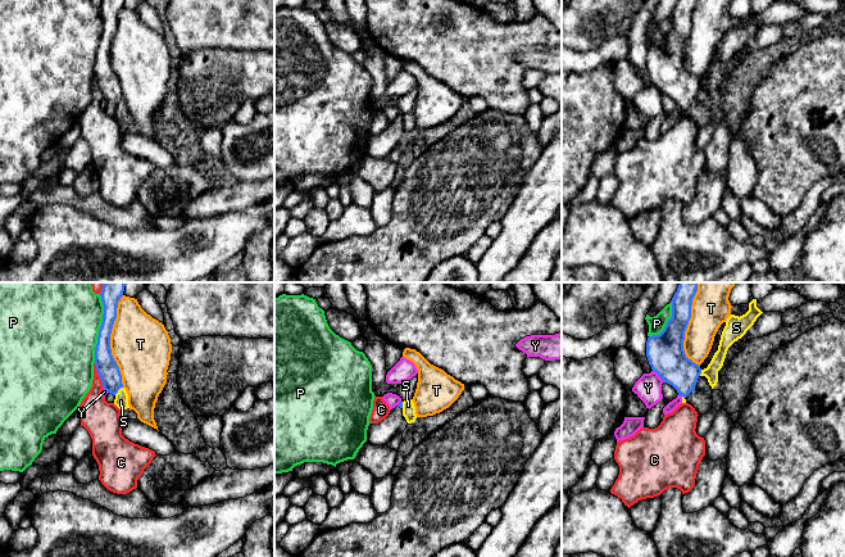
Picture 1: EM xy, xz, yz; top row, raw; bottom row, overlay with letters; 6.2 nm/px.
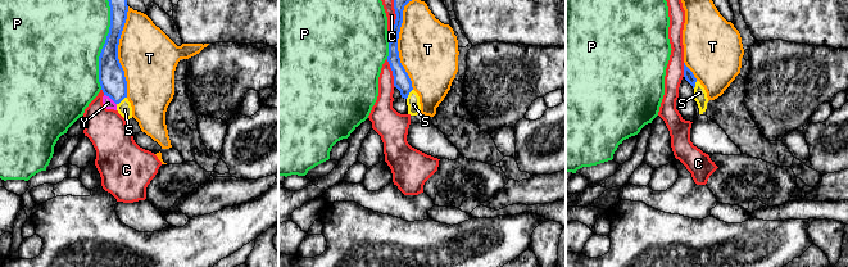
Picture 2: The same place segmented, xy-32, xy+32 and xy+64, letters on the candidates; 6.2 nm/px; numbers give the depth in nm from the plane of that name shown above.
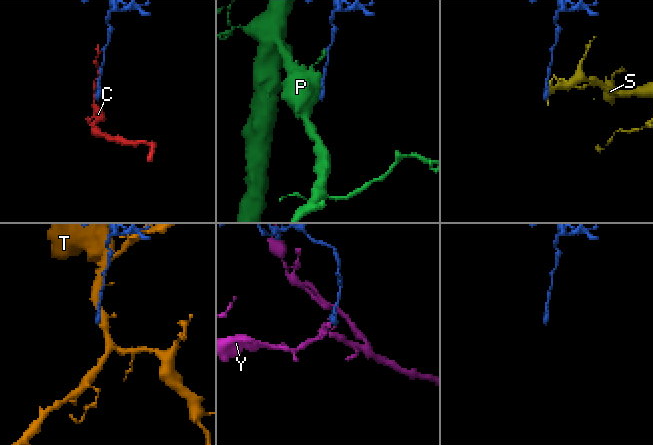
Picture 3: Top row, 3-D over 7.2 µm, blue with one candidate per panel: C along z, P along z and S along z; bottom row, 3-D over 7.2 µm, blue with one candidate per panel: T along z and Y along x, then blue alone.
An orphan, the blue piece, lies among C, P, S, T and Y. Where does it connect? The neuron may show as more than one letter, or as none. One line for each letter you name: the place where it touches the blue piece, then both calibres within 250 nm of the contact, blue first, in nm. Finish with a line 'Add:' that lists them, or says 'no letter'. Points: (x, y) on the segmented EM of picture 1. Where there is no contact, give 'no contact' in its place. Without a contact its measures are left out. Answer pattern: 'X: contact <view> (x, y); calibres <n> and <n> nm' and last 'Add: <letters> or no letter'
Add: no letter

